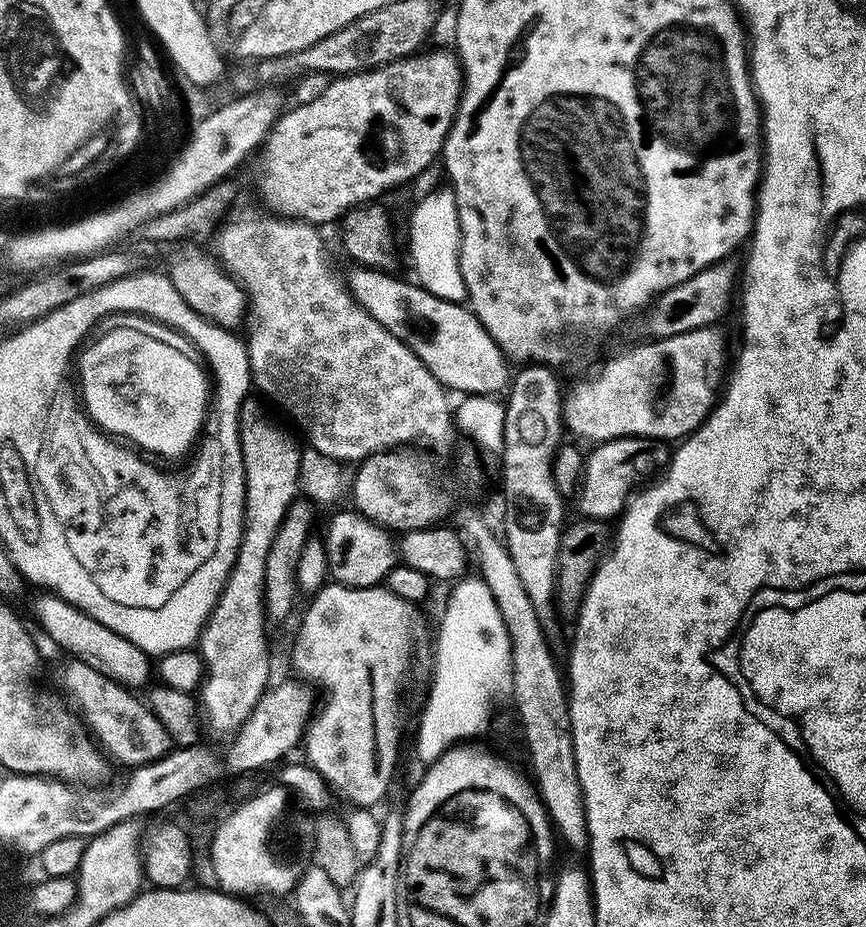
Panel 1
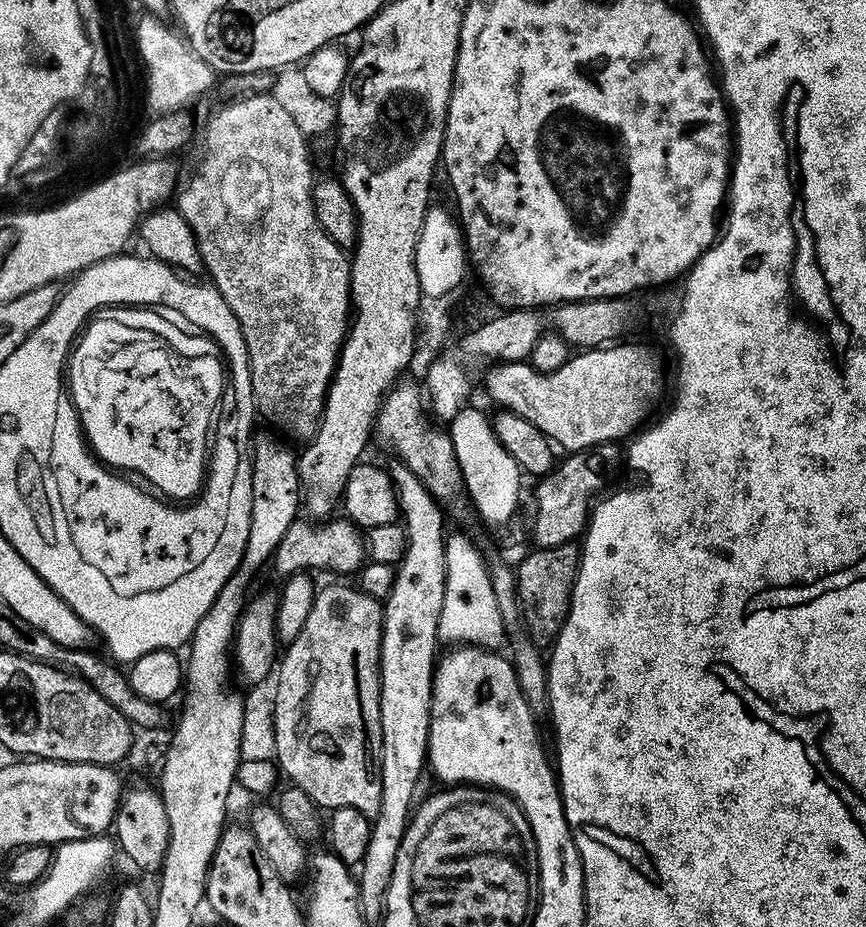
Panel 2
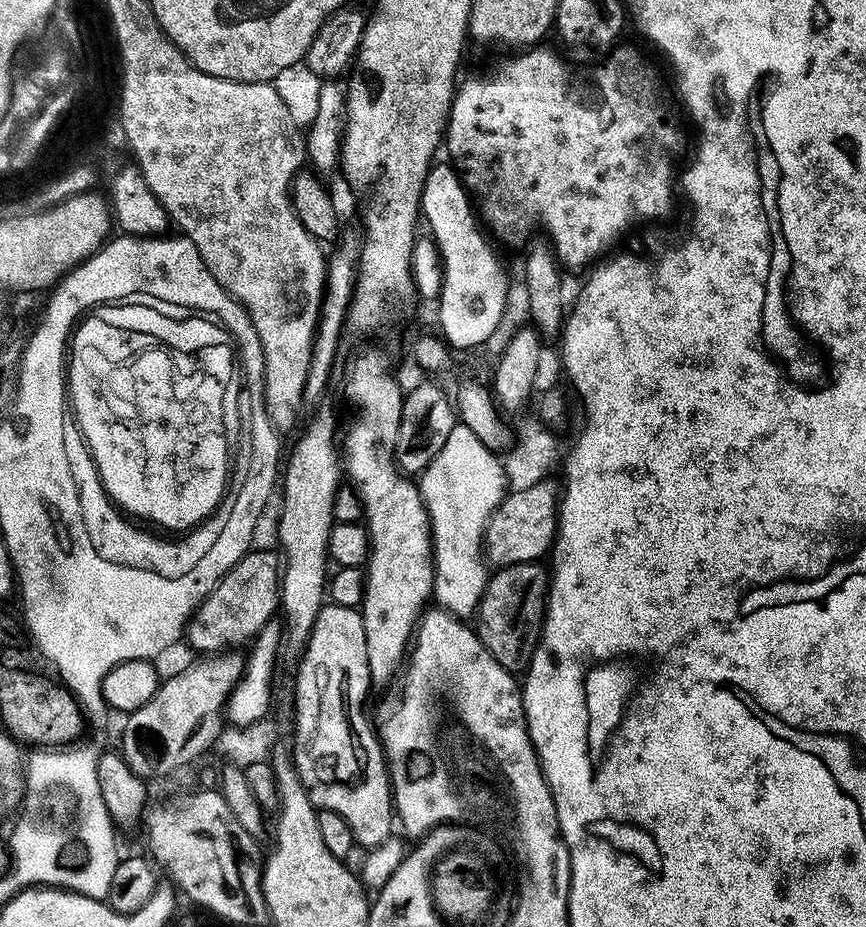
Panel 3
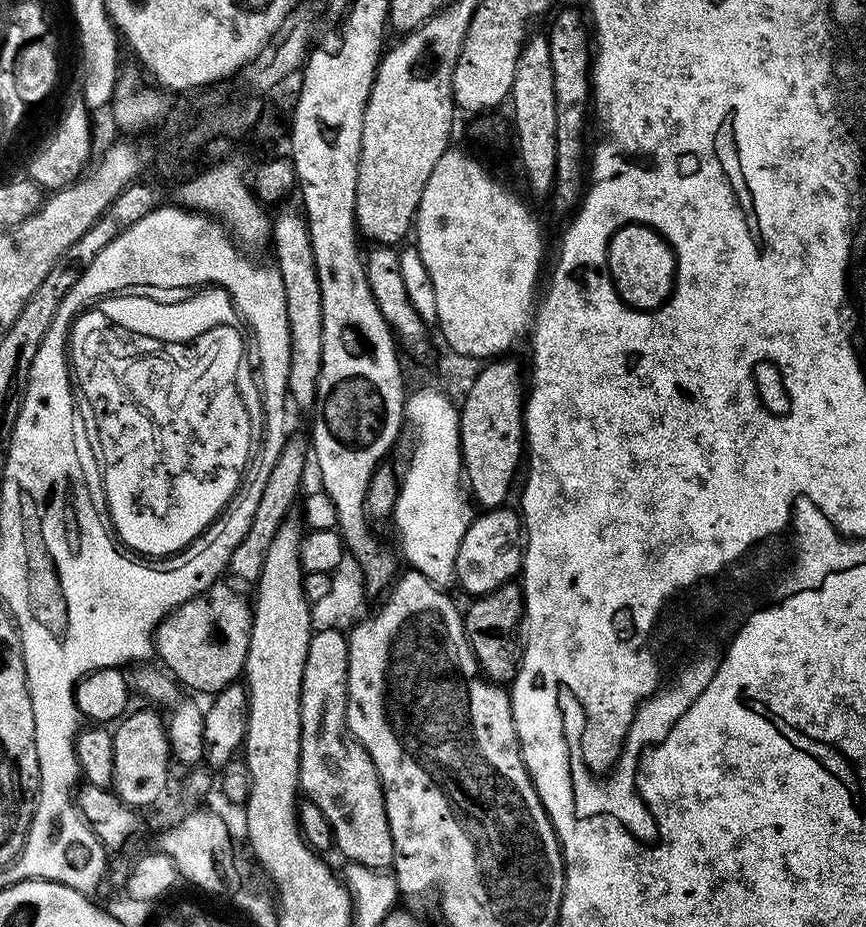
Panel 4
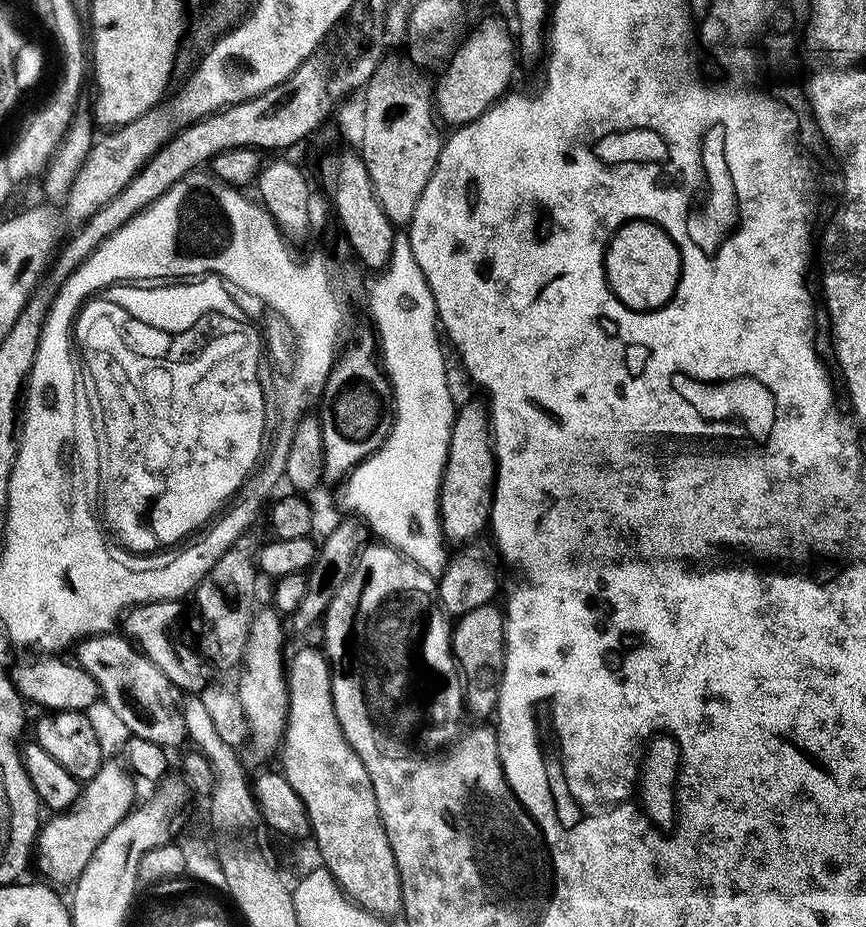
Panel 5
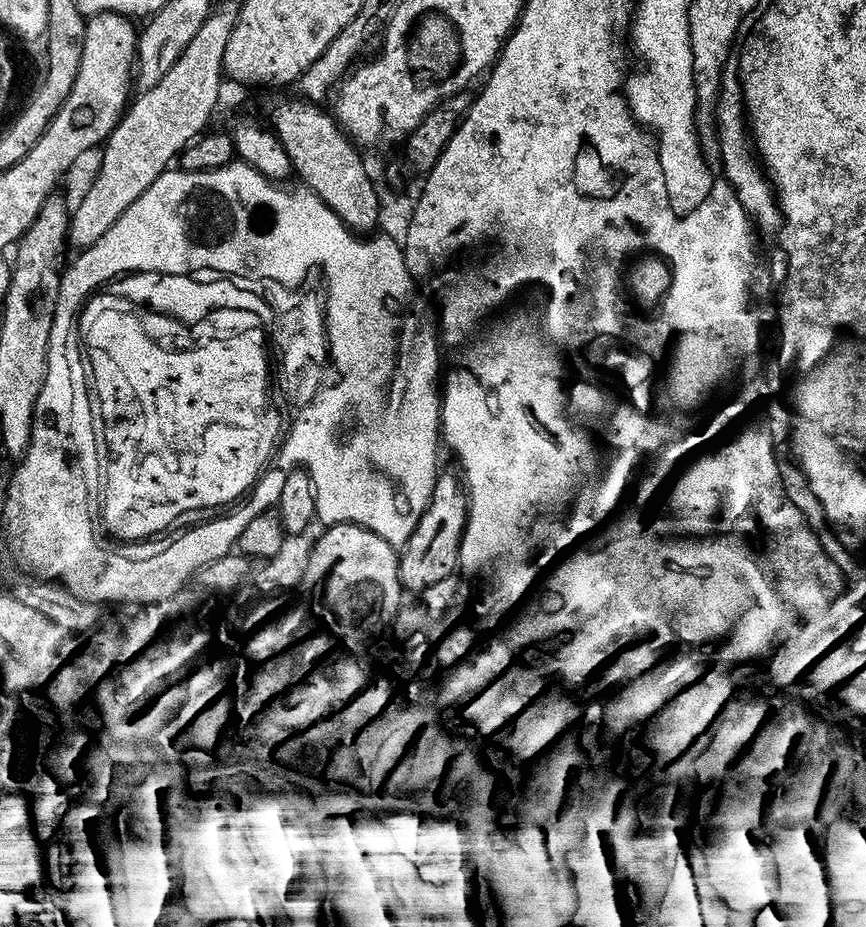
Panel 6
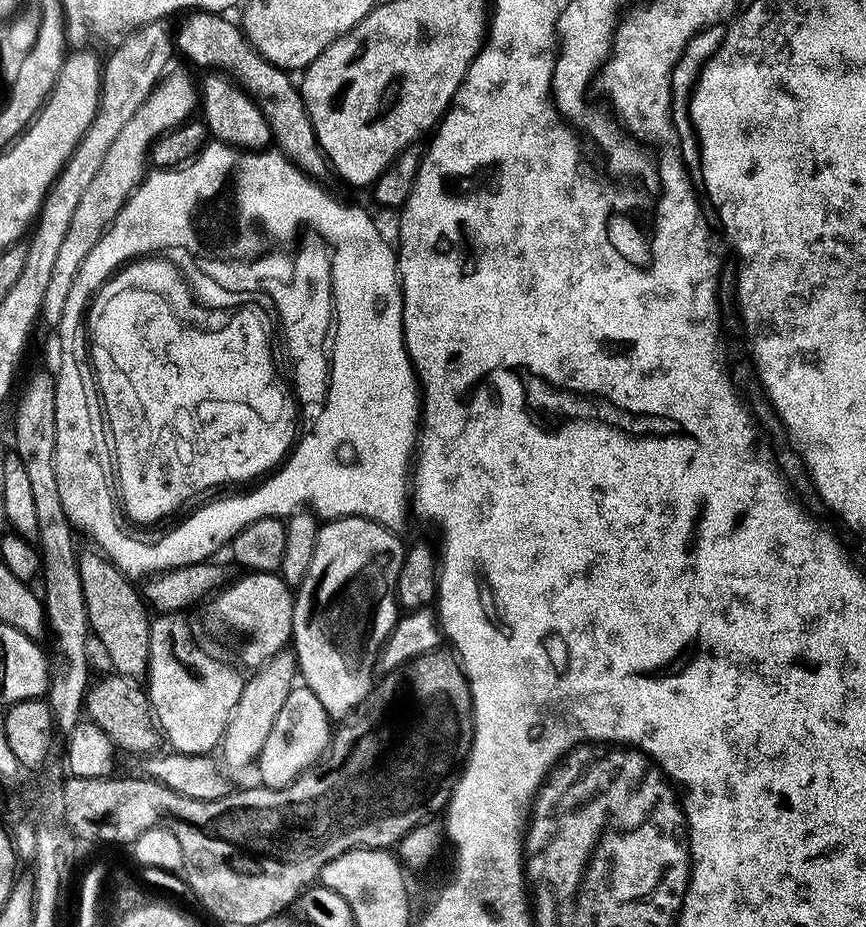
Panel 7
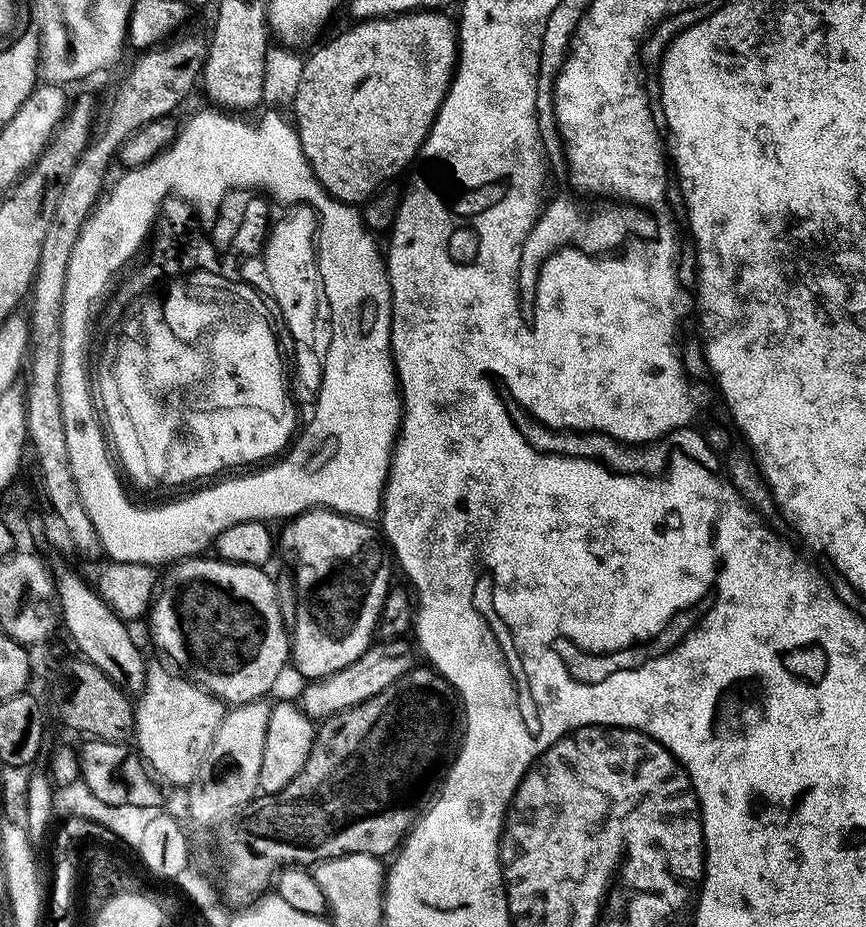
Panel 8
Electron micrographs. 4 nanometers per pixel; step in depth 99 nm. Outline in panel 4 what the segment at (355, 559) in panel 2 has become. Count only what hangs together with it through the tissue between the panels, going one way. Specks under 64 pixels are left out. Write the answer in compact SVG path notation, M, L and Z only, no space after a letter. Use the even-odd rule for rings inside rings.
M217 582L208 587L202 594L190 598L182 606L178 606L156 628L154 637L154 652L164 659L163 667L185 689L193 688L196 692L221 692L229 684L235 684L241 679L244 663L248 657L250 646L250 630L252 629L252 607L248 600L232 584Z

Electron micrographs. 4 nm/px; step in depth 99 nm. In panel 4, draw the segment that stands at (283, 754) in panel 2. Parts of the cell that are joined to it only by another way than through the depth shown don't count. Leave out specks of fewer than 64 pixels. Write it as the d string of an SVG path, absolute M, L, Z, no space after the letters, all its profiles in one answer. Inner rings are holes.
M339 627L313 635L302 678L300 713L300 788L303 795L321 808L332 830L335 847L340 847L345 861L387 869L392 862L394 846L384 809L384 791L370 754L366 754L348 728L348 637Z

